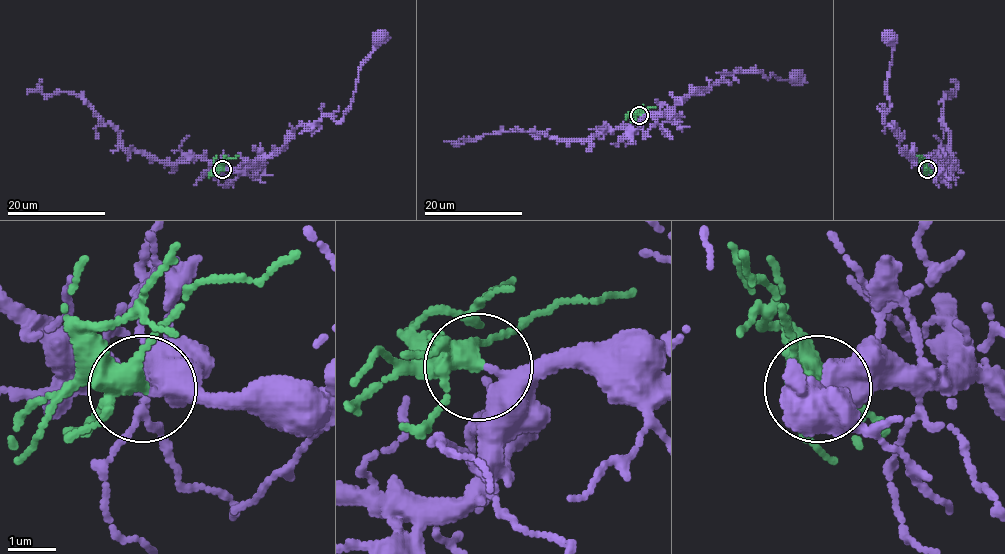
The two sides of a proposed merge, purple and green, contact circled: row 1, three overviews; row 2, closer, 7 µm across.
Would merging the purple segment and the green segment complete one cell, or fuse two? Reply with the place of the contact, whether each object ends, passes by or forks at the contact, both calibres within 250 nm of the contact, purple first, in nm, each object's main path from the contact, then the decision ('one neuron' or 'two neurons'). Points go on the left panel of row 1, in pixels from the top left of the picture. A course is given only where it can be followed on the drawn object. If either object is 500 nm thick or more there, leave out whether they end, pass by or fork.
at (222, 169); purple passes by; green forks there; 300 nm thick on the purple side, 320 nm on the other; purple runs (223, 170), (271, 157), (302, 124), (327, 114), (338, 123), (383, 30); green runs (221, 170), (228, 158), (237, 155); one neuron

